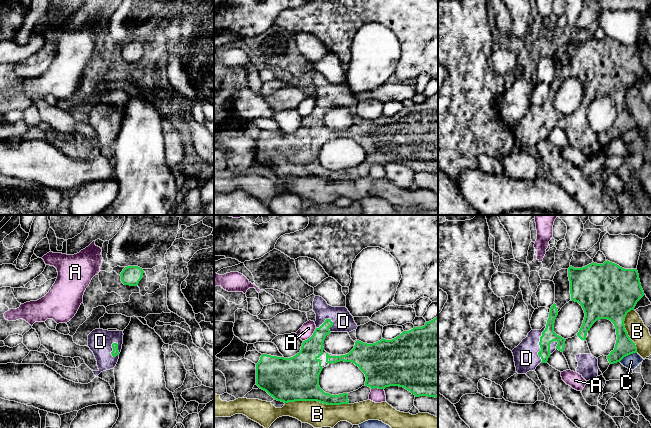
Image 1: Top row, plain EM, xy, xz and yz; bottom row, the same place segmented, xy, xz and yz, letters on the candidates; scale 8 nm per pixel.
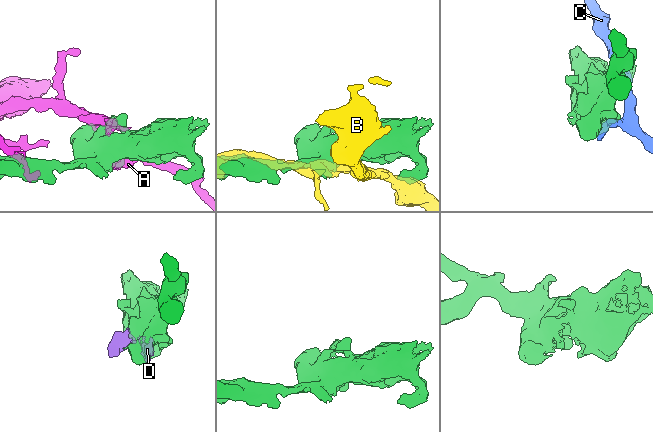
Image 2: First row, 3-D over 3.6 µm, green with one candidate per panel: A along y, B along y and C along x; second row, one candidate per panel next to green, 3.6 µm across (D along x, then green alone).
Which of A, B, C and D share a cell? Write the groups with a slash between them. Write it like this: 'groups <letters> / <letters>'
groups A / B / C / D

